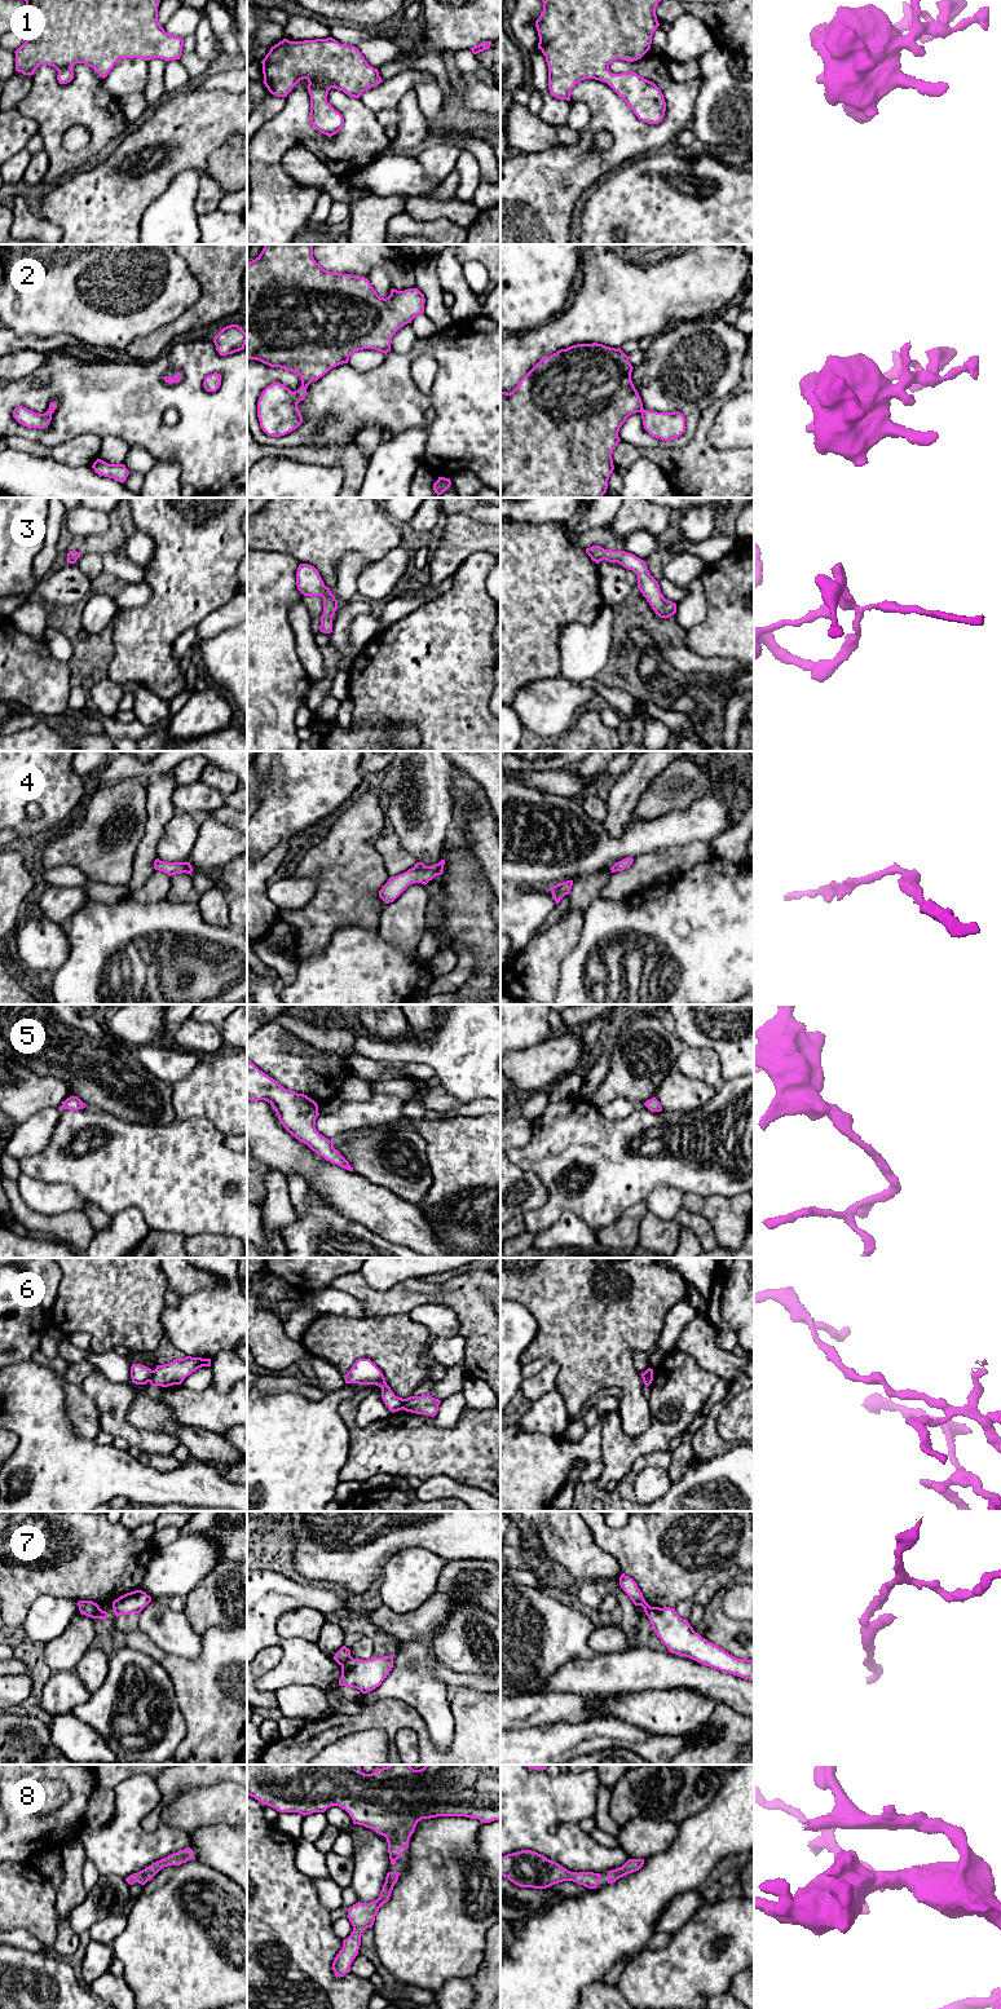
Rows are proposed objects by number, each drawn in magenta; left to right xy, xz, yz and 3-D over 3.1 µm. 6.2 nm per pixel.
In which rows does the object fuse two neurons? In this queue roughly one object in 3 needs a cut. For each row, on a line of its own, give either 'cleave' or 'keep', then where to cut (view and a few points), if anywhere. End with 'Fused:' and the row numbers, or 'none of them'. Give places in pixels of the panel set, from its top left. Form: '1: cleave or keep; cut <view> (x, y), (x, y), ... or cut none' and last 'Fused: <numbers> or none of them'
1: keep; cut none
2: keep; cut none
3: keep; cut none
4: keep; cut none
5: keep; cut none
6: cleave; cut xy (153, 1371), (148, 1381)
7: cleave; cut xy (98, 1607), (92, 1617)
8: keep; cut none
Fused: 6, 7

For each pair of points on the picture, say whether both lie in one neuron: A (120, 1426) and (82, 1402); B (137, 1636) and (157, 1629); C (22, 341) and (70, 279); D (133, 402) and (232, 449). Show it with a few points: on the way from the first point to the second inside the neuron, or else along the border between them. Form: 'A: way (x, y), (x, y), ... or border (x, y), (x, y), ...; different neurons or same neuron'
A: border (80, 1386), (97, 1408), (101, 1430); different neurons
B: border (139, 1628), (166, 1652); different neurons
C: border (13, 331), (21, 335), (40, 338), (56, 335); different neurons
D: way (157, 427), (172, 442), (207, 442); same neuron

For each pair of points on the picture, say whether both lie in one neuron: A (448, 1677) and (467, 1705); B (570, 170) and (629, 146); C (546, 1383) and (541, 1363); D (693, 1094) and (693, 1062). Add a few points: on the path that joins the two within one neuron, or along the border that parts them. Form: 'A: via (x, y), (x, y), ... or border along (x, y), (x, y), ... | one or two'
A: border along (453, 1687), (470, 1686), (485, 1692) | two
B: via (585, 167), (614, 158) | one
C: border along (550, 1360), (541, 1371), (524, 1380) | two
D: border along (674, 1068), (684, 1076), (701, 1080), (717, 1090) | two

